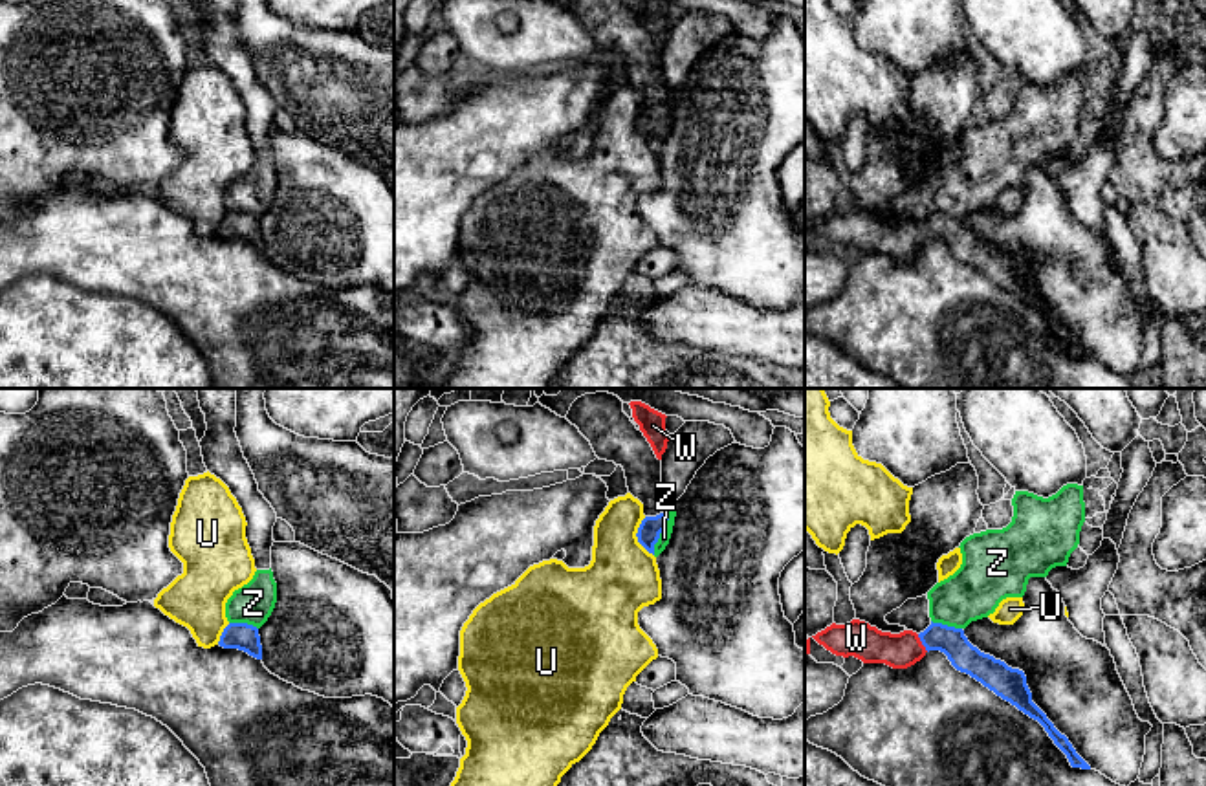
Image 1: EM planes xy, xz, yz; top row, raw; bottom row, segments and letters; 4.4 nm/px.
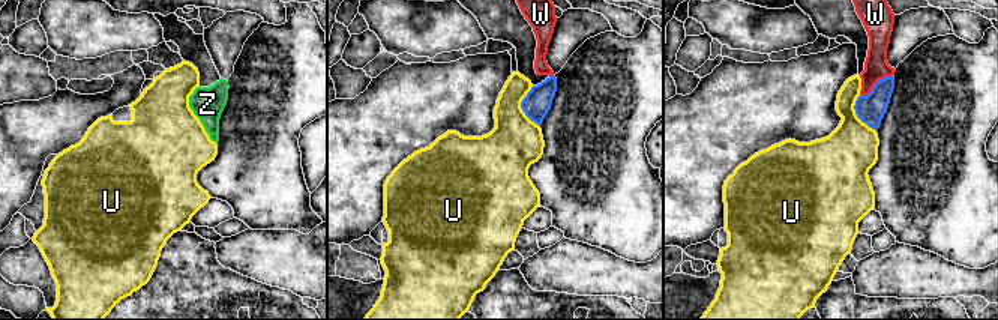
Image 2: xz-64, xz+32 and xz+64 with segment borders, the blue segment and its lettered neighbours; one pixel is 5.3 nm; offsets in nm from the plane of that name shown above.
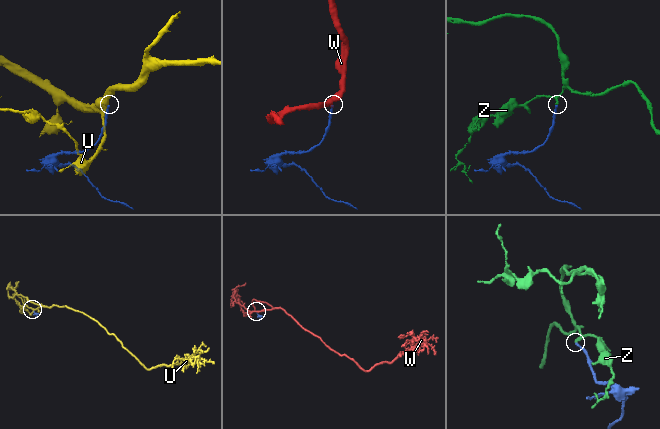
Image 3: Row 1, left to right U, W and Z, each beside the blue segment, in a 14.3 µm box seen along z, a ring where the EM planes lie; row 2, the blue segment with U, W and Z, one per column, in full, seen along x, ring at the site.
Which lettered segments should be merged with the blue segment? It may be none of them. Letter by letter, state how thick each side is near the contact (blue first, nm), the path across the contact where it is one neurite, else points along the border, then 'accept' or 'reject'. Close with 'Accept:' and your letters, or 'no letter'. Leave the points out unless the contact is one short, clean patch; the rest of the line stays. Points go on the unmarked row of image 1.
U: 100/320 nm | reject
W: 130/160 nm | across yz (966, 248), (950, 231), (922, 233), (867, 233) | accept
Z: 100/50 nm | along xz (669, 101), (668, 114), (653, 143) | reject
Accept: W

